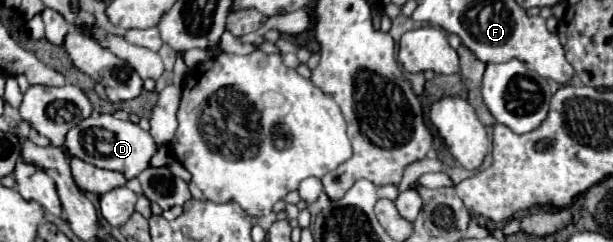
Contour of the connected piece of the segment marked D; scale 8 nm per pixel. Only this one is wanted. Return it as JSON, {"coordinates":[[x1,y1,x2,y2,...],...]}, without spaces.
{"coordinates":[[92,114,90,118,82,120,68,132,64,146,70,156,78,156,84,162,104,170,120,172,126,180,132,180,142,170,146,170,150,166,150,158,158,150,154,138,148,132,144,132,138,124,118,120,112,114]]}

